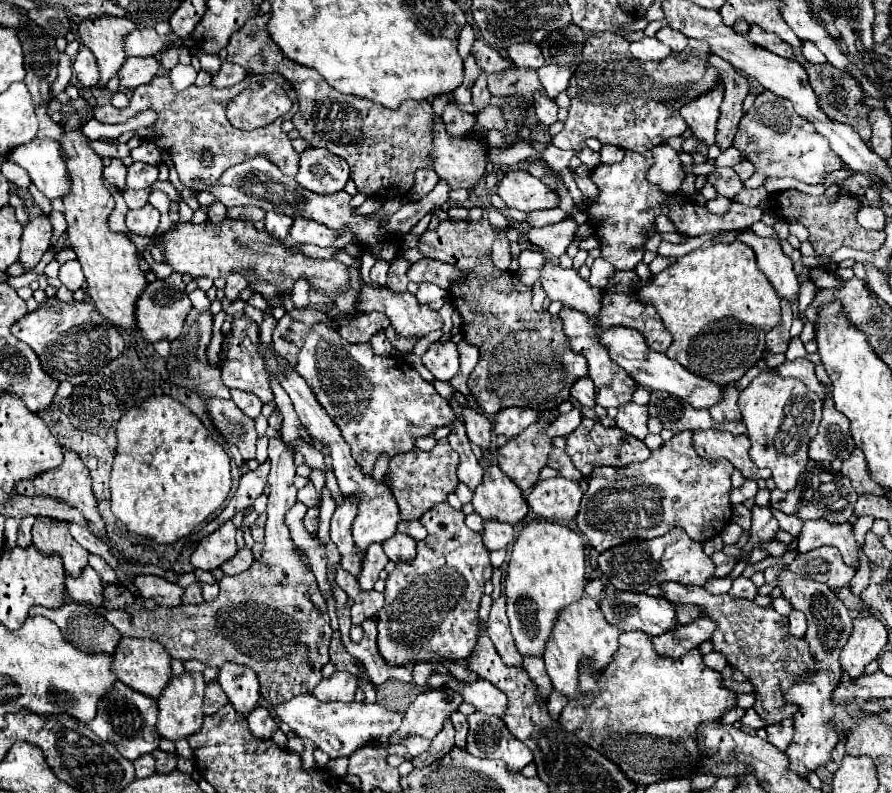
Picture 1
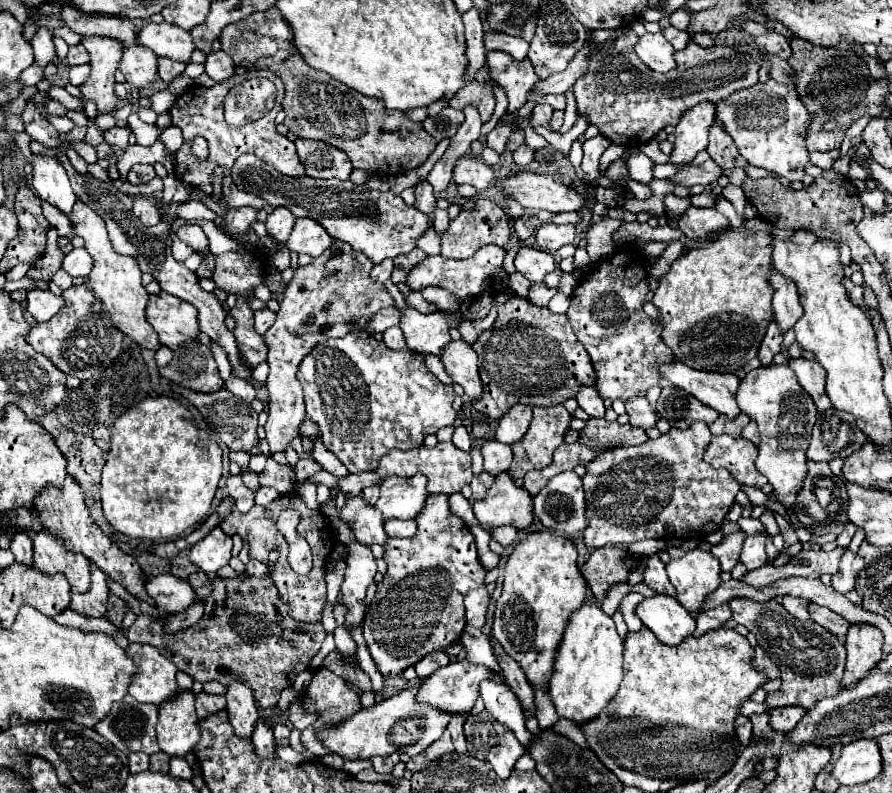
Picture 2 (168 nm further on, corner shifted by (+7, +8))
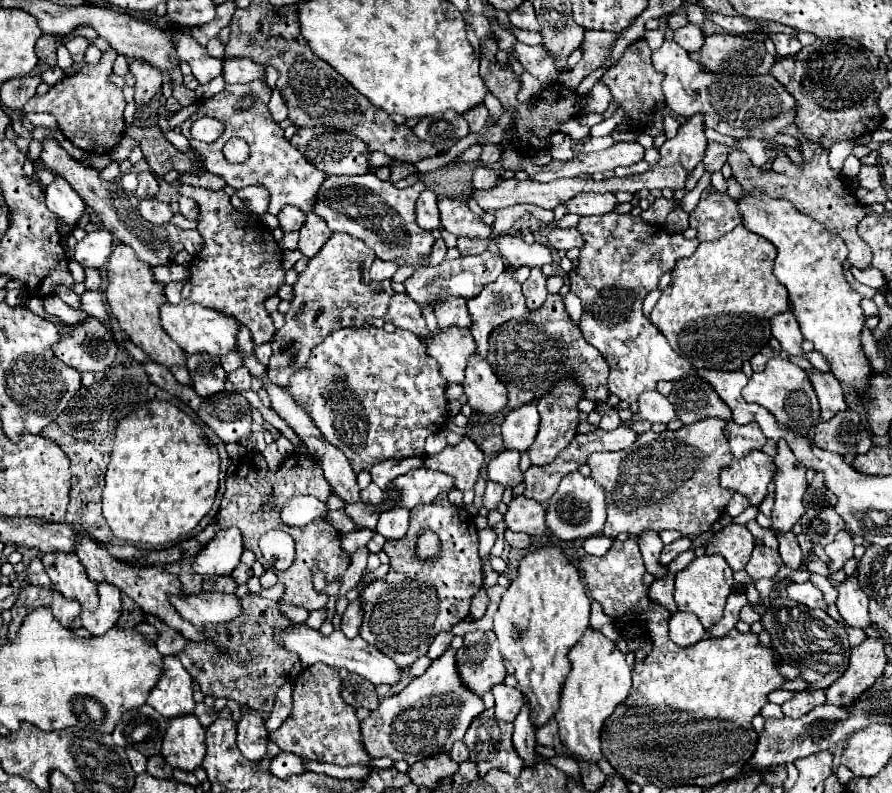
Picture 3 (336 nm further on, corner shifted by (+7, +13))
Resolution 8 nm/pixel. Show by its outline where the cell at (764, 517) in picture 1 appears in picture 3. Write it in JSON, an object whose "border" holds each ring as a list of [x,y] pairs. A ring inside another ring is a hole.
{"border":[[[758,544],[746,564],[746,572],[754,578],[774,578],[778,574],[778,570],[782,568],[782,560],[780,554],[764,544]]]}

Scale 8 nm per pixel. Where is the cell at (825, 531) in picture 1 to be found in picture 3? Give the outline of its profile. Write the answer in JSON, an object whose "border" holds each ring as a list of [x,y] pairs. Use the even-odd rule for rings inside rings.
{"border":[[[856,574],[846,576],[844,582],[838,584],[838,612],[840,616],[846,620],[846,624],[854,626],[854,628],[864,628],[870,626],[870,618],[868,618],[868,596],[864,594],[864,590],[860,588]]]}

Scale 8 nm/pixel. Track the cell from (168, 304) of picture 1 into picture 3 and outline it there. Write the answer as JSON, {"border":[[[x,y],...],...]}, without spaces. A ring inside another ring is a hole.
{"border":[[[182,300],[180,304],[170,304],[164,302],[160,306],[160,322],[164,332],[186,352],[208,352],[212,356],[220,356],[226,352],[232,352],[236,348],[236,332],[238,332],[238,322],[230,316],[224,316],[222,312],[214,312],[210,308],[204,308],[196,302]]]}

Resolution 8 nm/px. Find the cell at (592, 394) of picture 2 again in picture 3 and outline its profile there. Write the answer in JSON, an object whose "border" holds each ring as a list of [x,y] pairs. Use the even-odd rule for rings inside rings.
{"border":[[[596,402],[596,412],[602,416],[600,420],[600,426],[604,430],[614,430],[620,426],[620,418],[618,418],[618,412],[614,408],[610,408],[606,402]]]}

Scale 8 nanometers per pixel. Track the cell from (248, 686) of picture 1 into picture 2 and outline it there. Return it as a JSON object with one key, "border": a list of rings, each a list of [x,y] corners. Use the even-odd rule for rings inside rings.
{"border":[[[234,681],[228,687],[226,701],[228,701],[228,707],[226,707],[228,719],[230,719],[230,725],[234,727],[234,733],[238,733],[238,737],[242,739],[250,739],[254,725],[260,717],[250,687],[240,681]]]}

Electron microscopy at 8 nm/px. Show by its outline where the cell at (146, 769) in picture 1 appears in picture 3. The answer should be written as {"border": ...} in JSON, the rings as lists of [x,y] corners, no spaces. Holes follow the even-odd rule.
{"border":[[[130,748],[130,750],[126,750],[126,754],[128,754],[128,760],[130,760],[132,770],[134,770],[136,774],[146,772],[146,756],[144,756],[142,752],[138,752],[138,750]]]}

